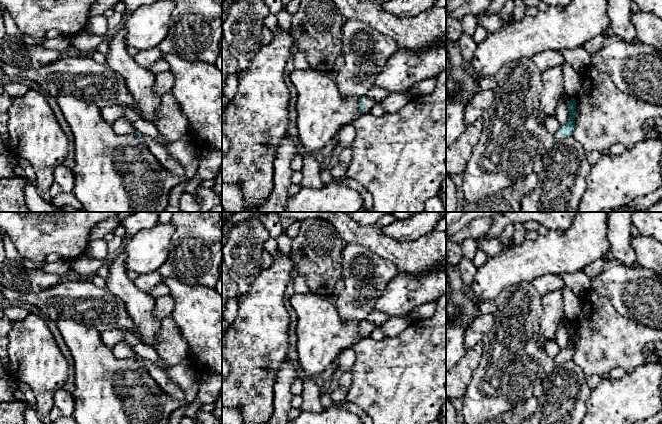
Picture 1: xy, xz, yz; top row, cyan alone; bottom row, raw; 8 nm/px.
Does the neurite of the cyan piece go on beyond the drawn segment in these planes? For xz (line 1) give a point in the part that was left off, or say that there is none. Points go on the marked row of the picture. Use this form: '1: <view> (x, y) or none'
1: xz (369, 102)

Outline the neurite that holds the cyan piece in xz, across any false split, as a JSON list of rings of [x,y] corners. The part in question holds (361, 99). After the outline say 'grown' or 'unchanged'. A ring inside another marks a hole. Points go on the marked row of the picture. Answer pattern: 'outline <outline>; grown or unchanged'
outline [[[366,96],[359,97],[359,109],[363,113],[370,113],[371,108],[378,103],[378,101]]]; grown

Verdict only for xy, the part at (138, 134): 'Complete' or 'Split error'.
Split error

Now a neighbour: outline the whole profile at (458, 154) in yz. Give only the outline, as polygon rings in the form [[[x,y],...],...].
[[[482,118],[466,125],[461,136],[453,144],[446,146],[446,174],[463,175],[471,152],[480,139],[483,126]]]

